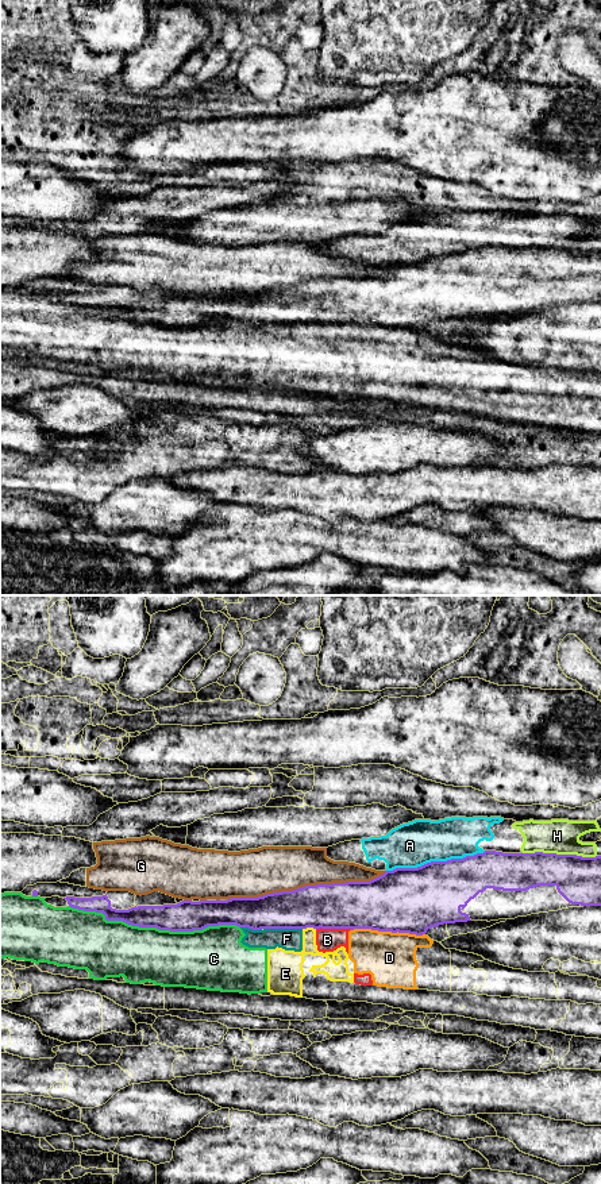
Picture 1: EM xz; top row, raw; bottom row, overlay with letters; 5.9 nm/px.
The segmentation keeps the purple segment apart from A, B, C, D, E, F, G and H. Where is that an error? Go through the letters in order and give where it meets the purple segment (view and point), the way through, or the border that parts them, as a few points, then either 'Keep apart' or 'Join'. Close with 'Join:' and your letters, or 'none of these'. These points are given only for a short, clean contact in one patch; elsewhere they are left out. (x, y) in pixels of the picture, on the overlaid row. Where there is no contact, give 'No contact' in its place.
A: Touches purple at xz (435, 862). Keep apart
B: Touches purple at xz (334, 928). Keep apart
C: Touches purple at xz (154, 926). Keep apart
D: Touches purple at xz (388, 930). Boundary: xz (351, 929), (424, 934). Keep apart
E: Touches purple at xz (308, 926). Keep apart
F: Touches purple at xz (282, 928). Keep apart
G: Touches purple at xz (305, 886). Keep apart
H: Touches purple at xz (559, 855). Boundary: xz (523, 852), (596, 856). Keep apart
Join: none of these

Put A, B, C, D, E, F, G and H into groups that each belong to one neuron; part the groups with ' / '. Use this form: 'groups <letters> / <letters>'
groups A H / B C D E / F / G

